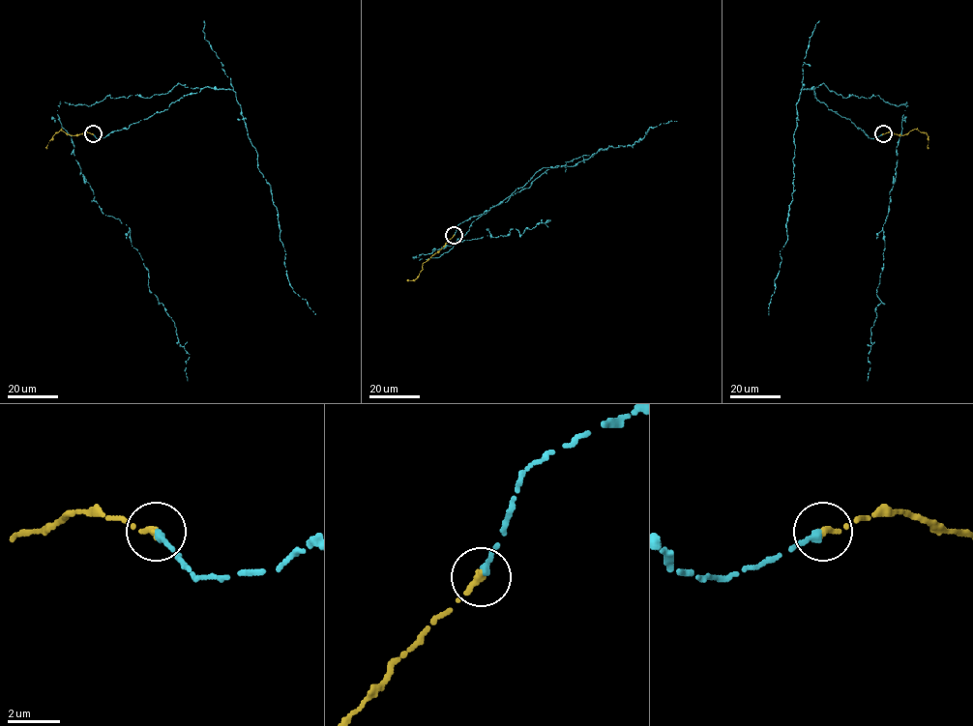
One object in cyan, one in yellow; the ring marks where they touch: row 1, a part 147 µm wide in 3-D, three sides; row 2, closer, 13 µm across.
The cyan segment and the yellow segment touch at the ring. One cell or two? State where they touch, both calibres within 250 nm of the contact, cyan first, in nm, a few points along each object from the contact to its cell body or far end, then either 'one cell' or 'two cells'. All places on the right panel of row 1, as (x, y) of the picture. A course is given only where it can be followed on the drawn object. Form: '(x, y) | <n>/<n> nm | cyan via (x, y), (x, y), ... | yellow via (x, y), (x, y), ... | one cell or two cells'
(883, 133) | 260/280 nm | cyan via (882, 134), (869, 138), (813, 87), (907, 101), (867, 380) | yellow via (883, 134), (903, 135), (917, 129), (927, 134), (928, 149) | one cell

